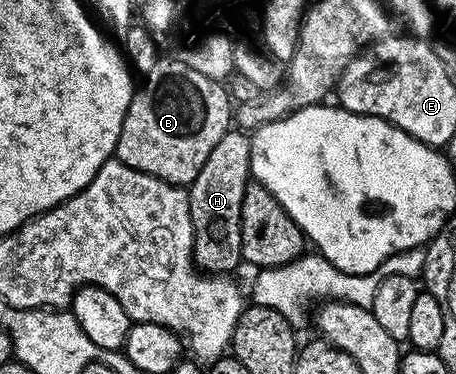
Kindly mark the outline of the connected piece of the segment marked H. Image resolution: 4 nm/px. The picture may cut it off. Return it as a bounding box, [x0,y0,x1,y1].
[188,129,251,276]

